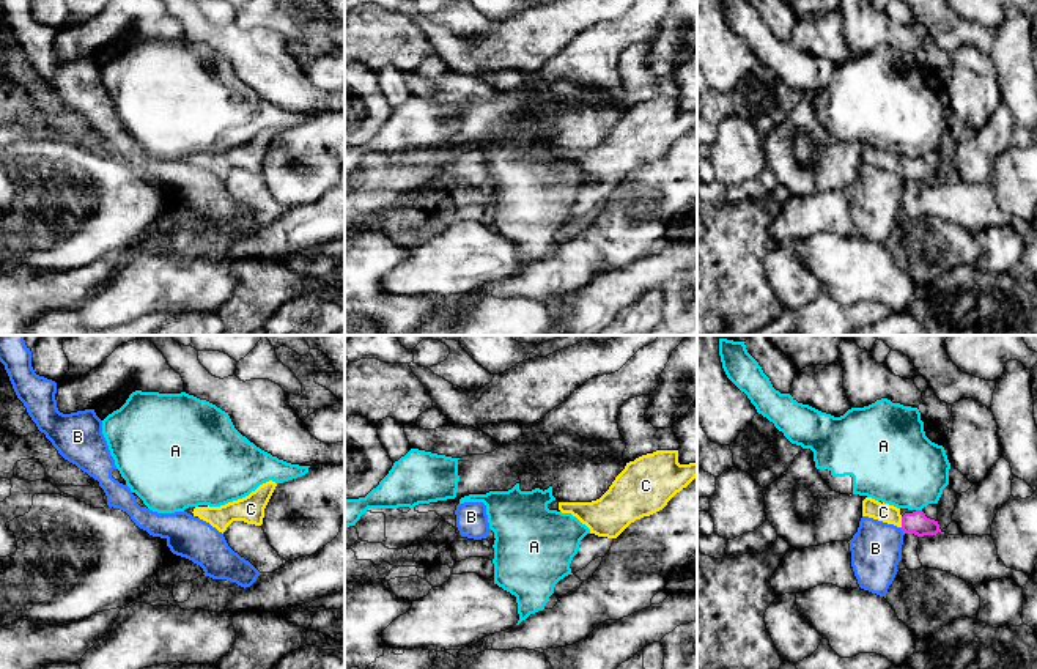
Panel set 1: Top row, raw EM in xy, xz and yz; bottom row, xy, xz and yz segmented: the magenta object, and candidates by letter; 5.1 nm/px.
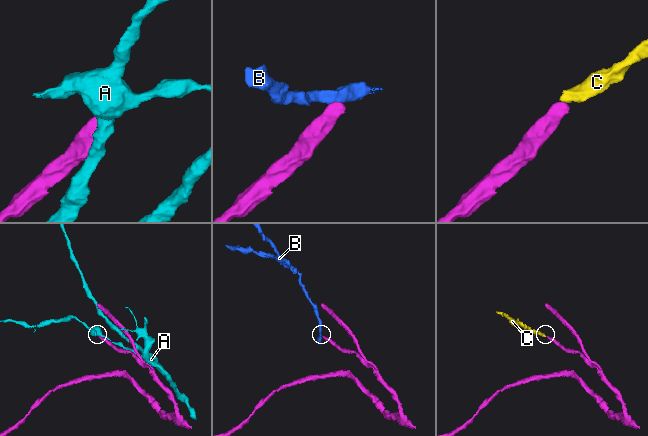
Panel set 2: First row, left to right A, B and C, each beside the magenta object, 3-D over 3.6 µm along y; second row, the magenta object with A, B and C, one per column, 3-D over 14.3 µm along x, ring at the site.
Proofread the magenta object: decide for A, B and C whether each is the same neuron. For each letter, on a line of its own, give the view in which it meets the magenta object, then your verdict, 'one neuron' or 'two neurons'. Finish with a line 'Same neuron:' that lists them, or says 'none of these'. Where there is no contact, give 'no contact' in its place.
A: contact in yz; two neurons
B: contact in yz; two neurons
C: contact in yz; one neuron
Same neuron: C

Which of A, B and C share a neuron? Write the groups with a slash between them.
A / B / C

